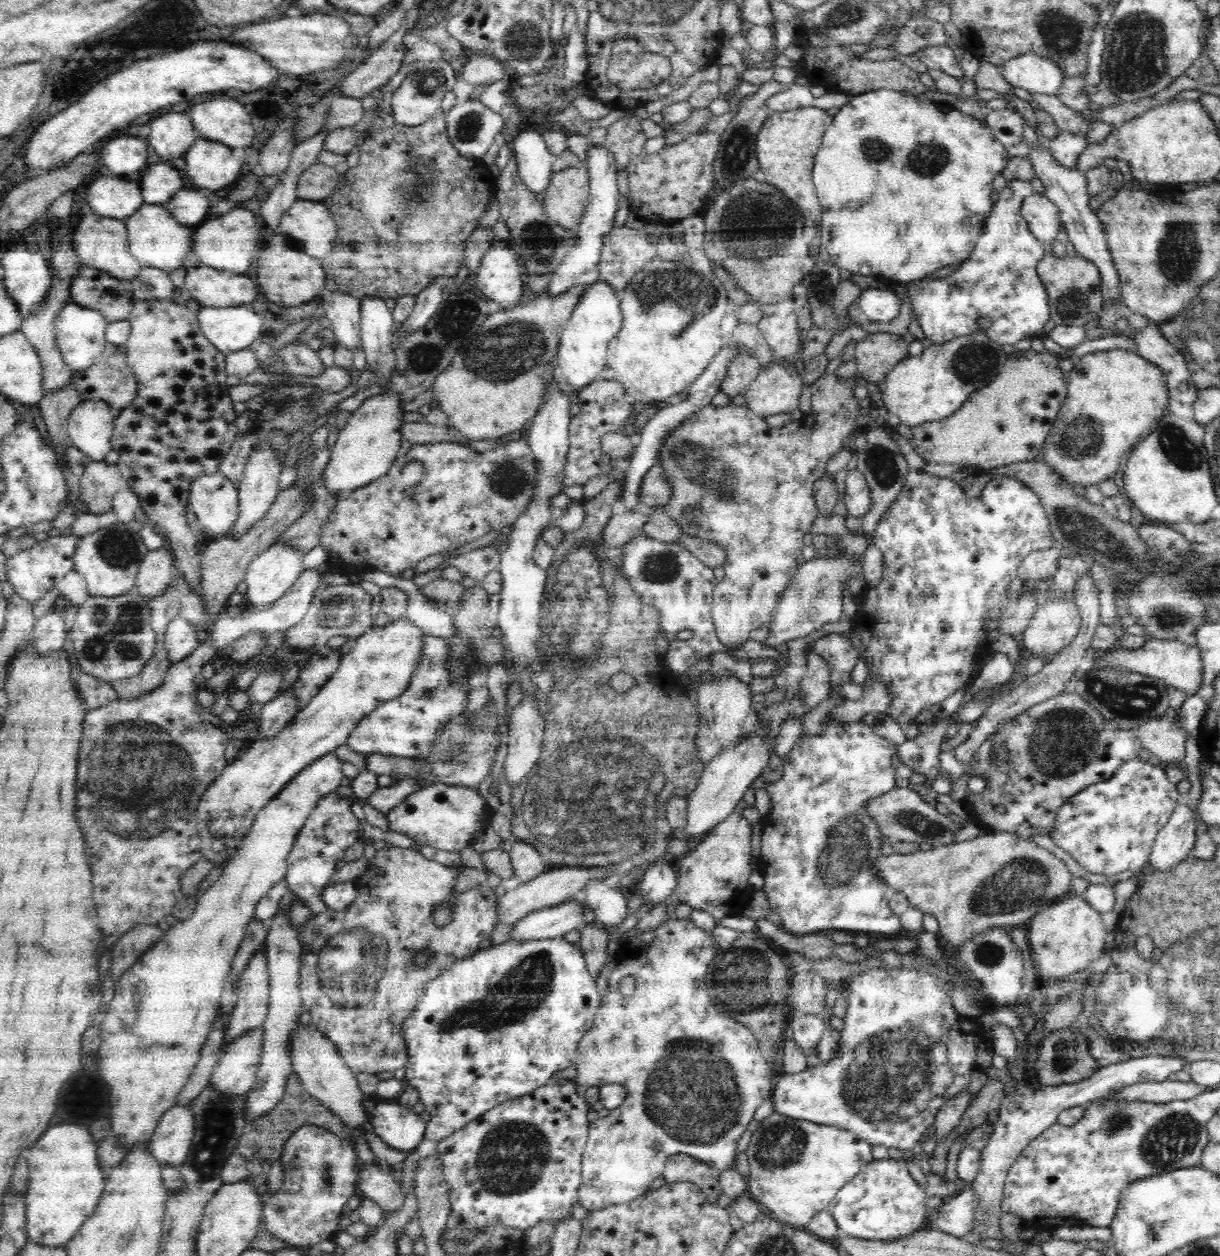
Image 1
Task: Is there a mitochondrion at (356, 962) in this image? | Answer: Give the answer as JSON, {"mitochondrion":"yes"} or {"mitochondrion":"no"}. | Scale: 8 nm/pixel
{"mitochondrion":"yes"}

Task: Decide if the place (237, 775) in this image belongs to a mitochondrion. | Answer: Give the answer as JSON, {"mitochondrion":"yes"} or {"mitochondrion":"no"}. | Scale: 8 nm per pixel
{"mitochondrion":"no"}

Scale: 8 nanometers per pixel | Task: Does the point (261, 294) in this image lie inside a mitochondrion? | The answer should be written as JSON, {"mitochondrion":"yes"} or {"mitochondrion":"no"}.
{"mitochondrion":"no"}

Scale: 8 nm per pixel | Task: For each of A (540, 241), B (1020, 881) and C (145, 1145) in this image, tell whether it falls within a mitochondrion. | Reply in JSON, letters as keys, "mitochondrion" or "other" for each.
{"A":"mitochondrion","B":"mitochondrion","C":"other"}

